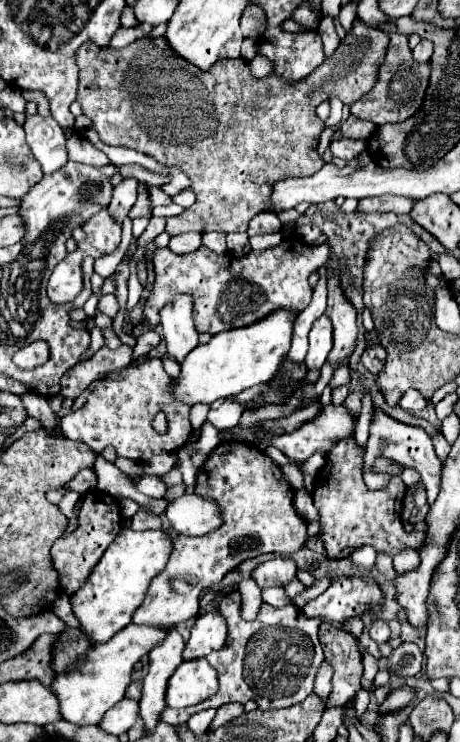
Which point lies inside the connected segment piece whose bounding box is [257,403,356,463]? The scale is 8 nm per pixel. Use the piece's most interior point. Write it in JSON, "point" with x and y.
{"point":[332,425]}

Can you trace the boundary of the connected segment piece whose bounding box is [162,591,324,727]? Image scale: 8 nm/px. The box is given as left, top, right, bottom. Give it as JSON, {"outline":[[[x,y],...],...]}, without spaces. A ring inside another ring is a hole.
{"outline":[[[228,593],[220,599],[218,609],[228,621],[228,643],[220,651],[212,651],[206,659],[218,671],[220,689],[210,699],[184,709],[166,709],[162,721],[170,725],[184,725],[192,715],[206,707],[218,709],[226,703],[254,701],[260,709],[286,709],[304,701],[314,691],[316,673],[324,661],[322,645],[318,641],[318,629],[322,619],[308,619],[296,605],[272,607],[262,605],[256,621],[244,621],[240,617],[240,593]],[[278,653],[278,659],[274,655]]]}

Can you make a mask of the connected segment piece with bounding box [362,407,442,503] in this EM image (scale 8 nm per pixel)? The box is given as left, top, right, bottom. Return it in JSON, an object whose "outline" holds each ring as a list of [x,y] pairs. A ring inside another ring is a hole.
{"outline":[[[374,407],[372,413],[372,423],[370,423],[370,439],[368,439],[368,447],[364,453],[364,467],[362,473],[370,471],[374,465],[374,459],[378,455],[390,457],[398,463],[402,463],[404,467],[412,467],[422,475],[422,483],[426,487],[428,493],[428,503],[436,501],[436,495],[440,491],[440,471],[442,471],[442,461],[436,457],[434,447],[432,447],[432,439],[430,435],[422,429],[422,427],[412,427],[406,423],[400,423],[396,419],[392,419],[390,415],[386,415],[380,407]]]}

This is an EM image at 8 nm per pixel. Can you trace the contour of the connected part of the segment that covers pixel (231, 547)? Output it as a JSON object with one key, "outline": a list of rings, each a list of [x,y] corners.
{"outline":[[[238,439],[222,441],[198,471],[196,493],[220,503],[224,525],[204,537],[174,541],[166,569],[150,585],[132,623],[170,627],[196,617],[200,595],[216,587],[242,561],[266,553],[292,555],[308,541],[308,523],[294,507],[292,485],[282,477],[276,463],[258,447],[250,447],[250,443],[238,443]]]}

